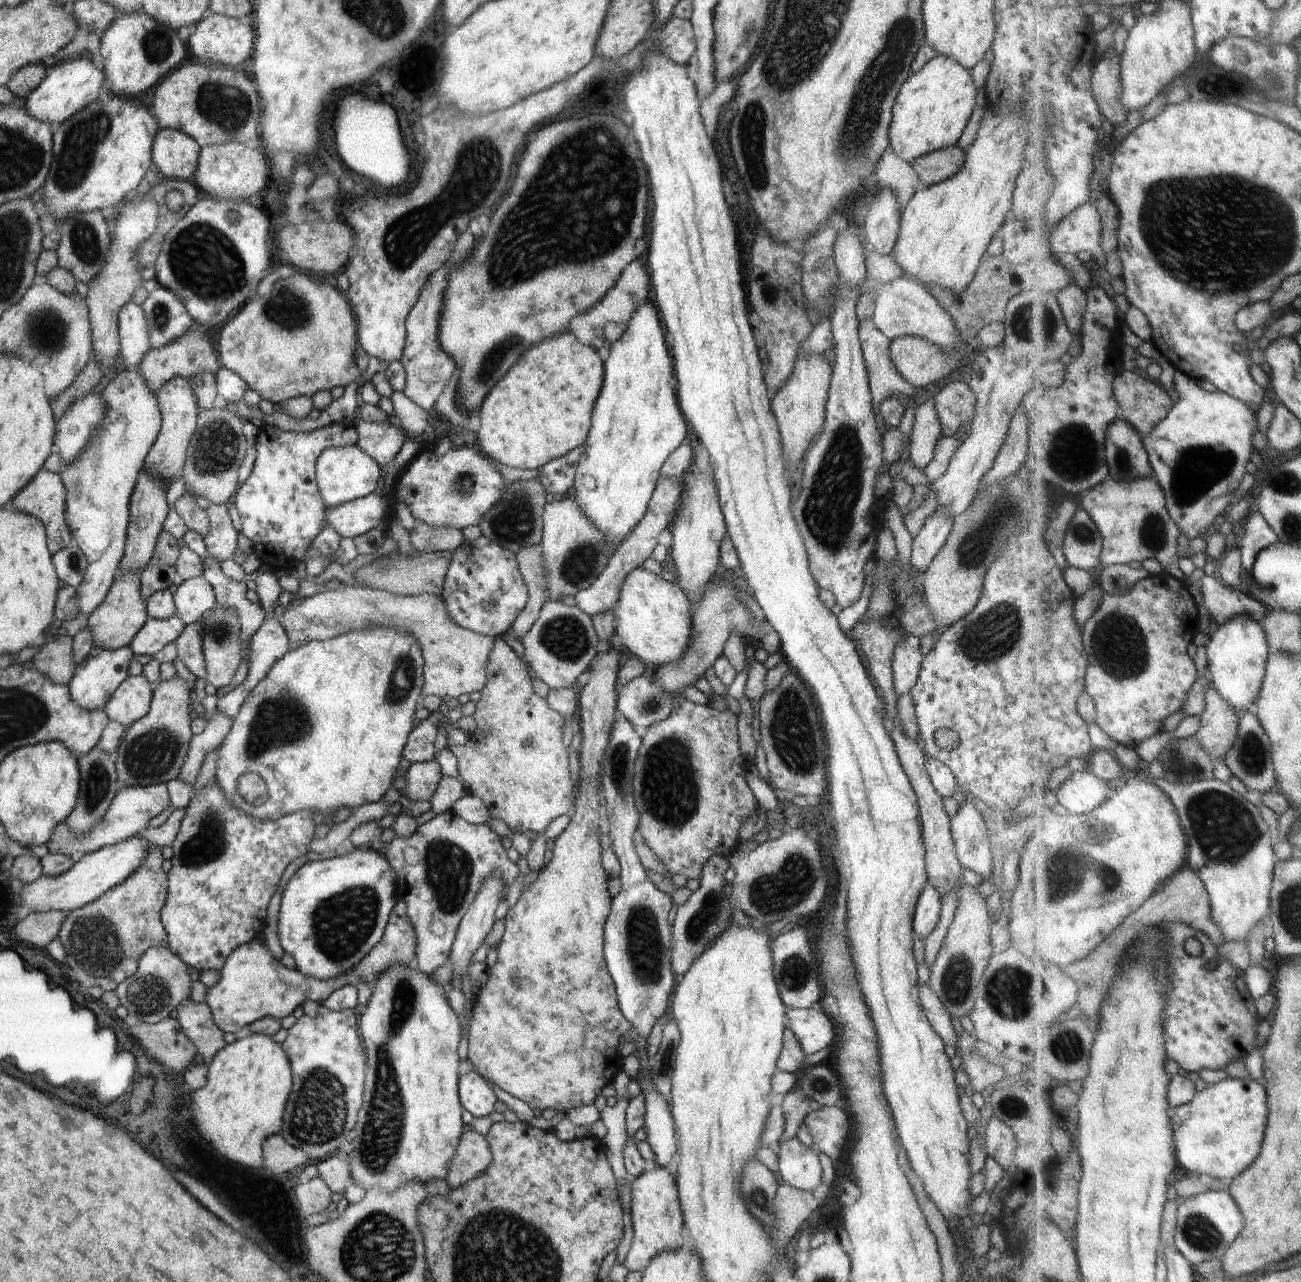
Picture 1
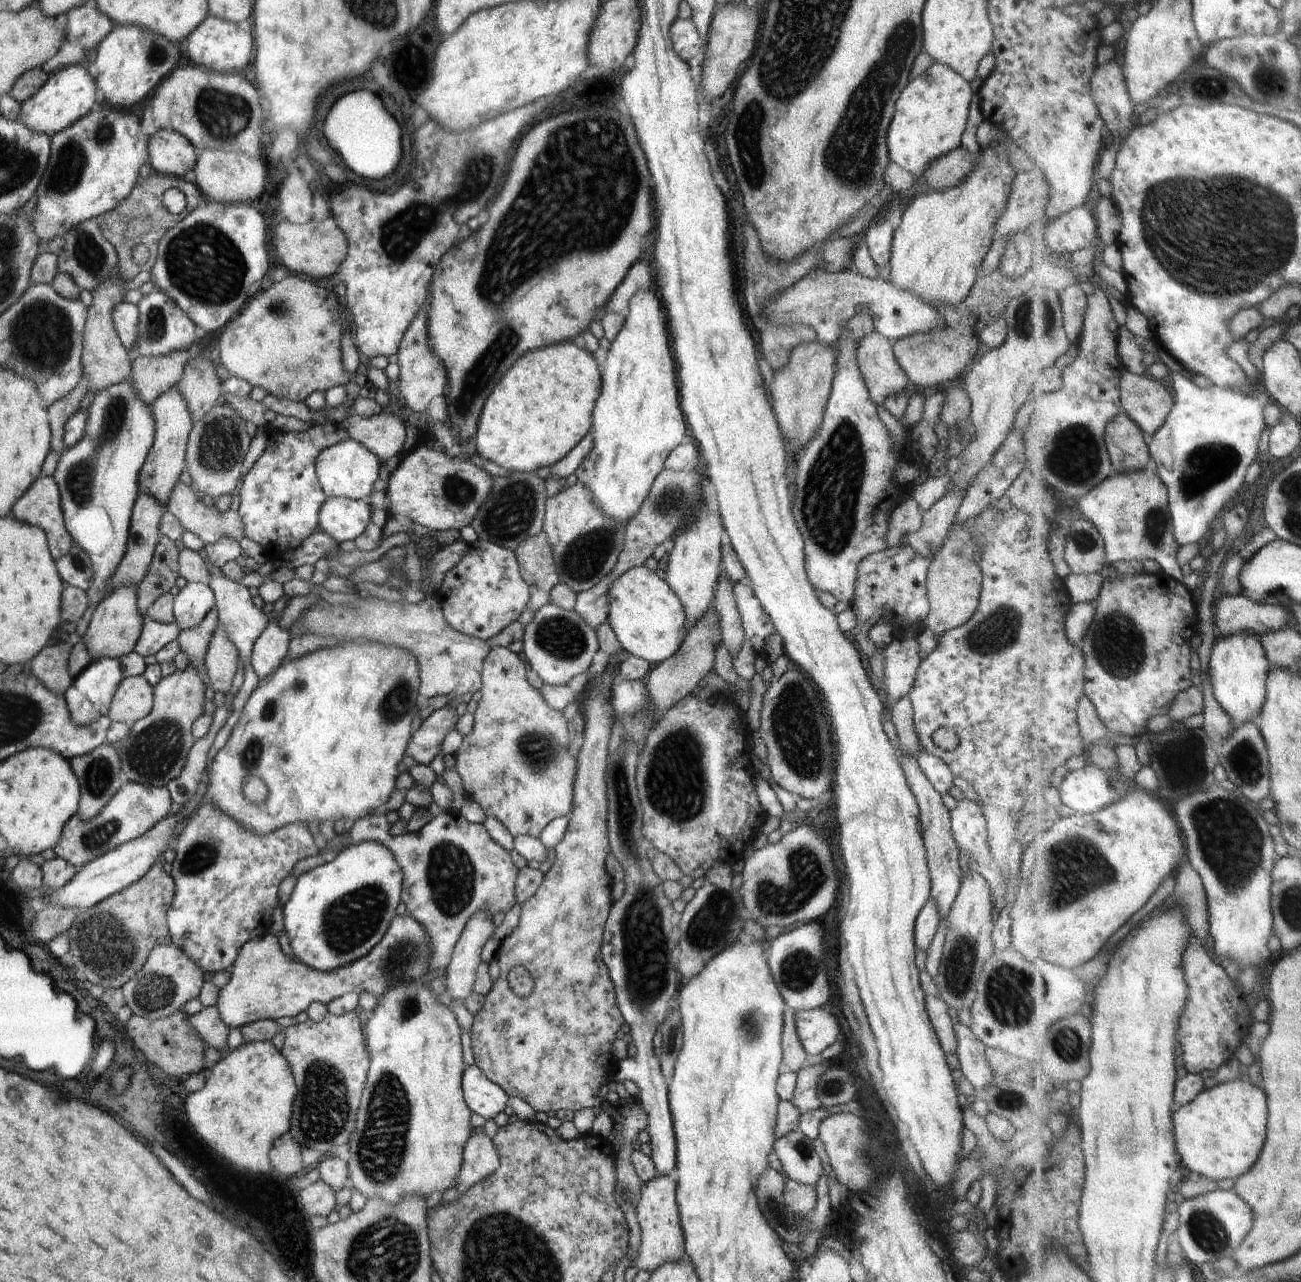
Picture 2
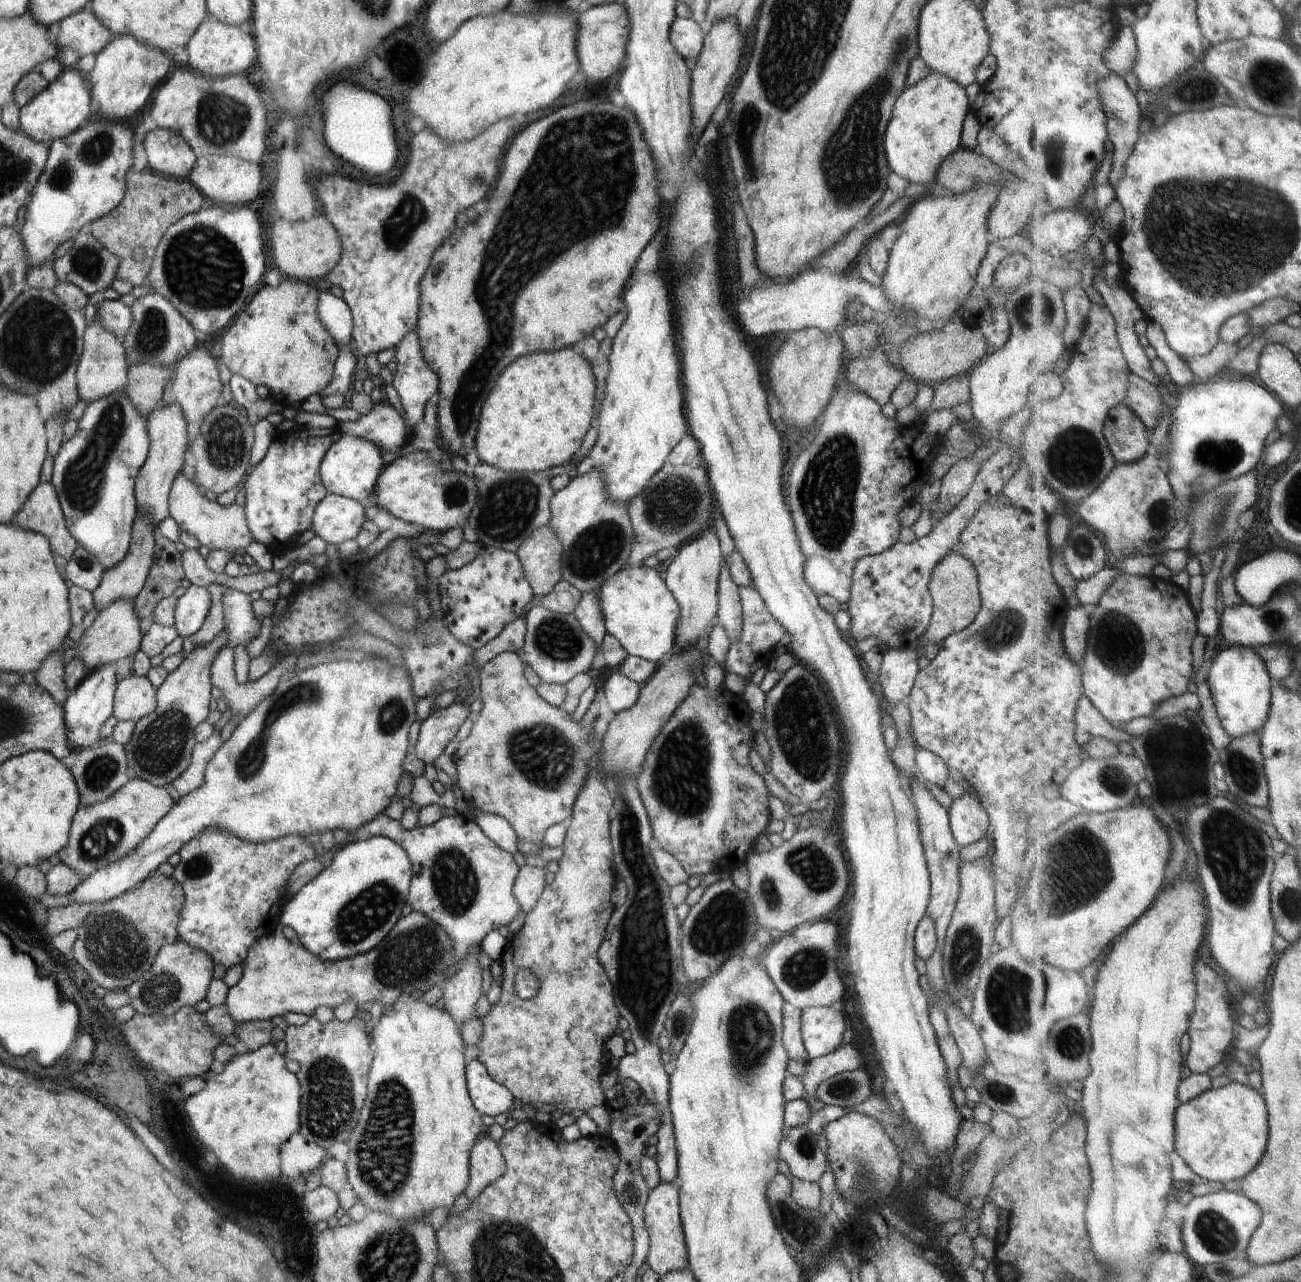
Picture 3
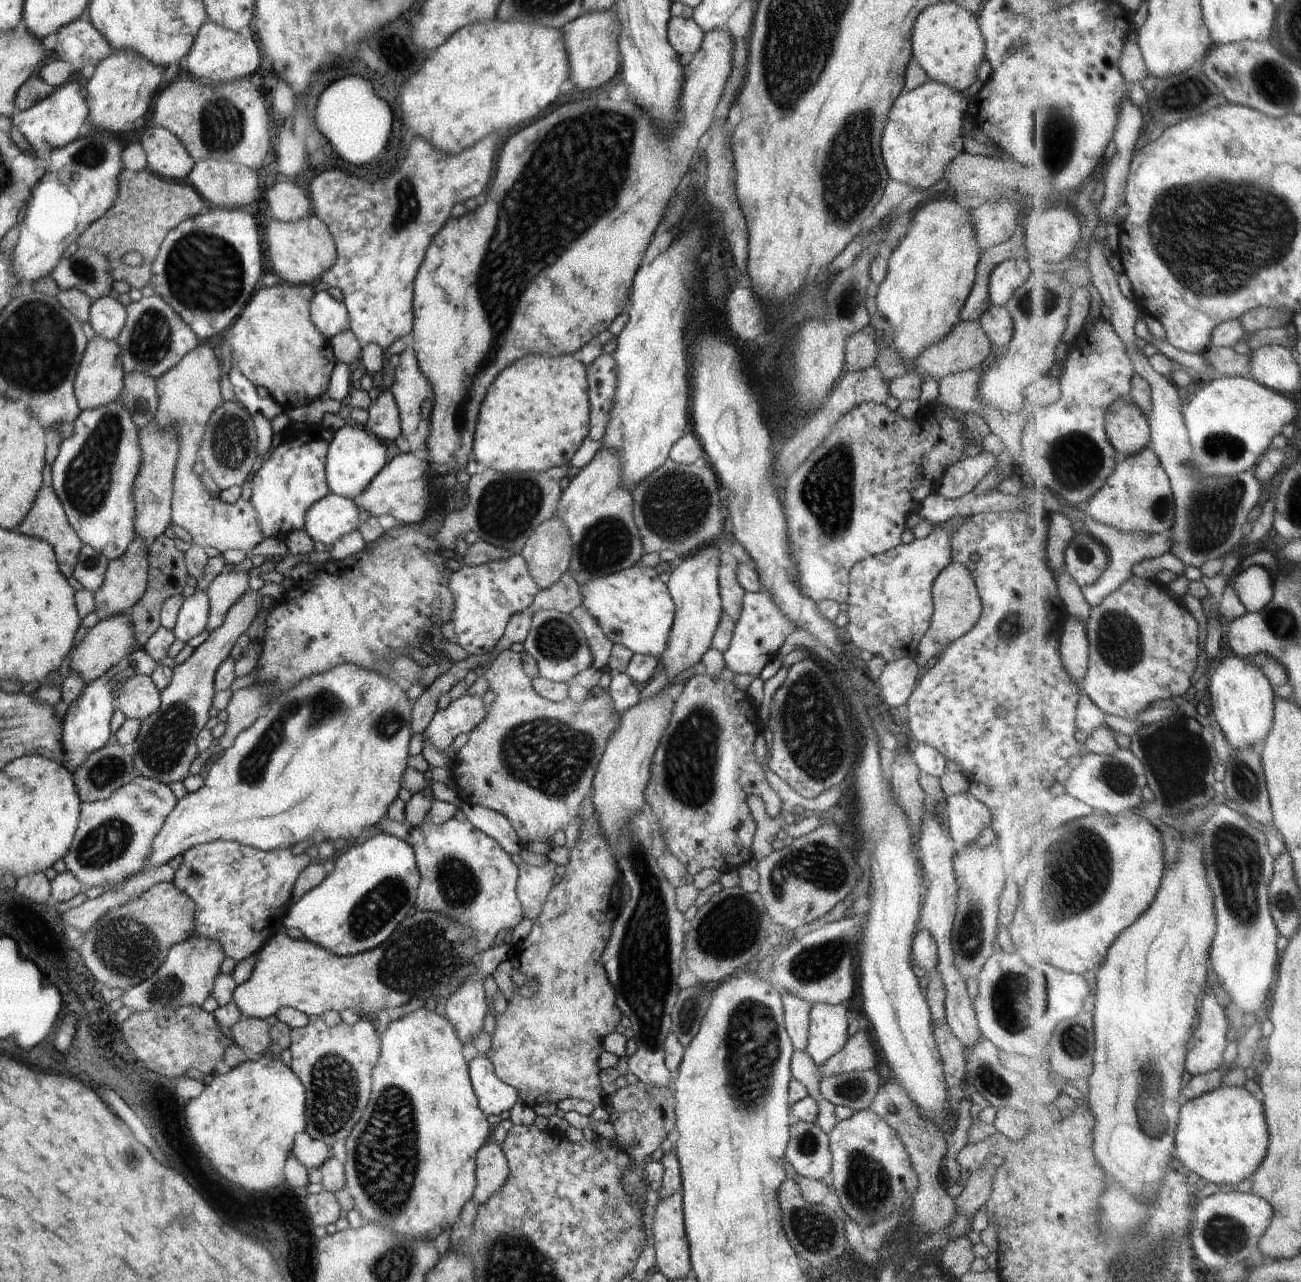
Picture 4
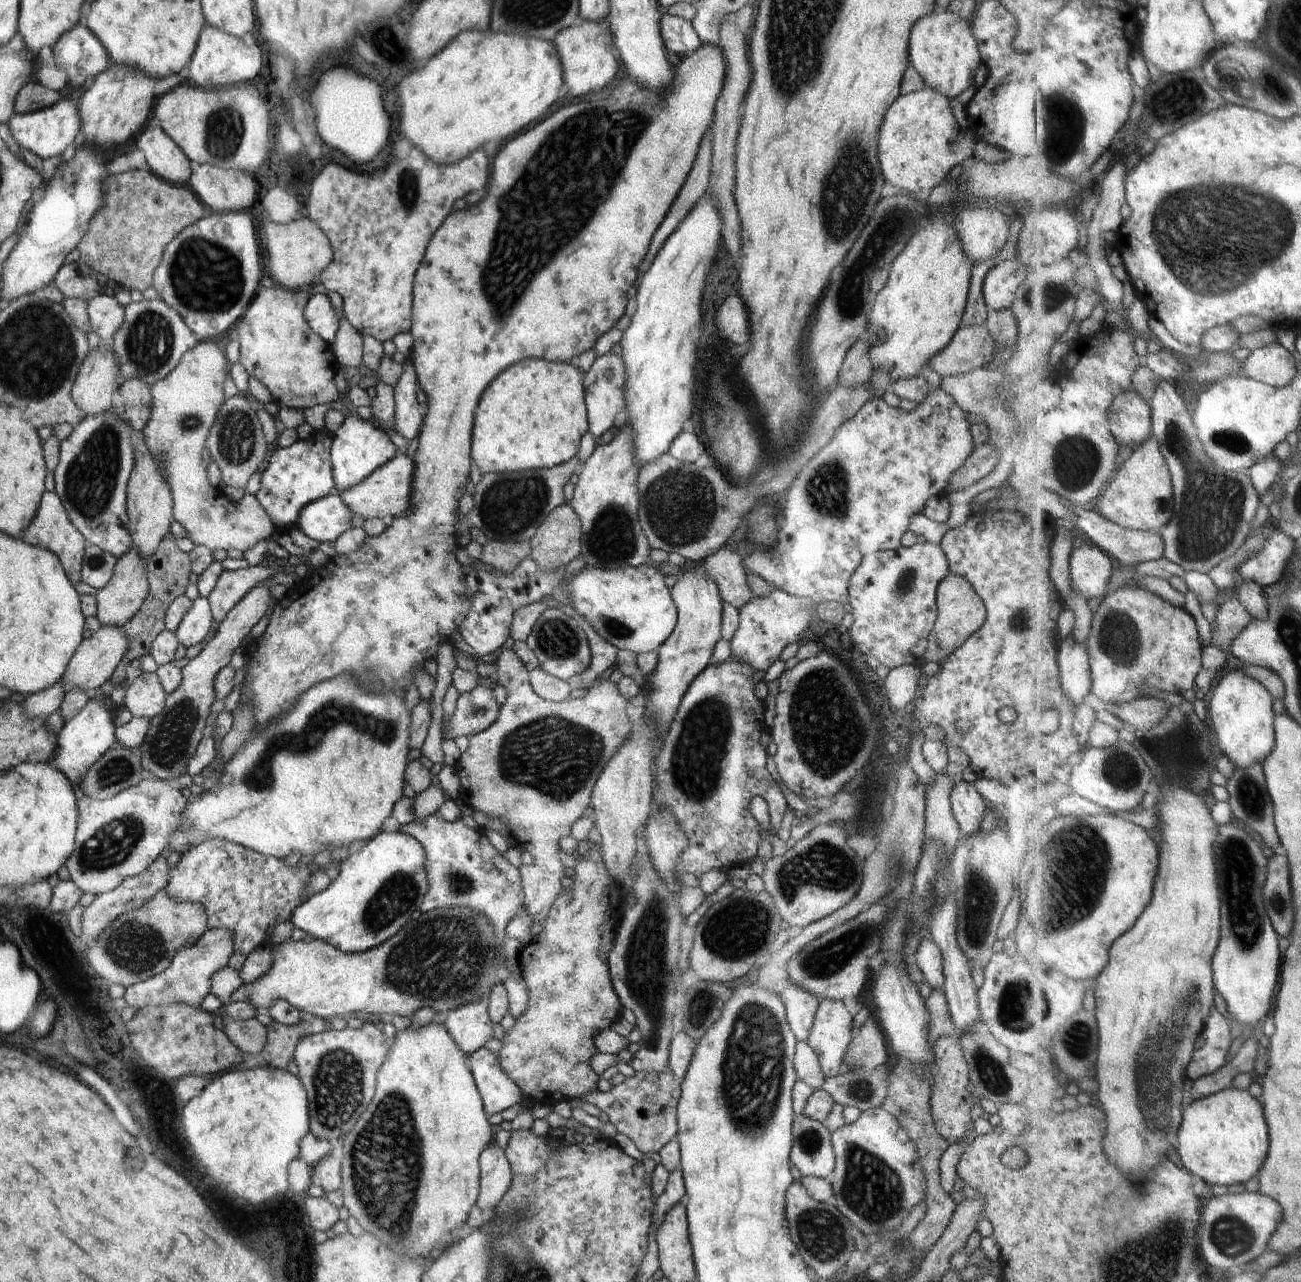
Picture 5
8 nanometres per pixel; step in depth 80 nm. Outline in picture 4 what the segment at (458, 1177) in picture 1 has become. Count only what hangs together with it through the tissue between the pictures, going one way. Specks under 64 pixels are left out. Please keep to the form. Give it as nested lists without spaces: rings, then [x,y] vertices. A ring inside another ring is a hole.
[[[490,1140],[477,1152],[475,1163],[477,1185],[472,1200],[476,1205],[484,1205],[505,1185],[509,1177],[508,1161],[501,1146]]]

